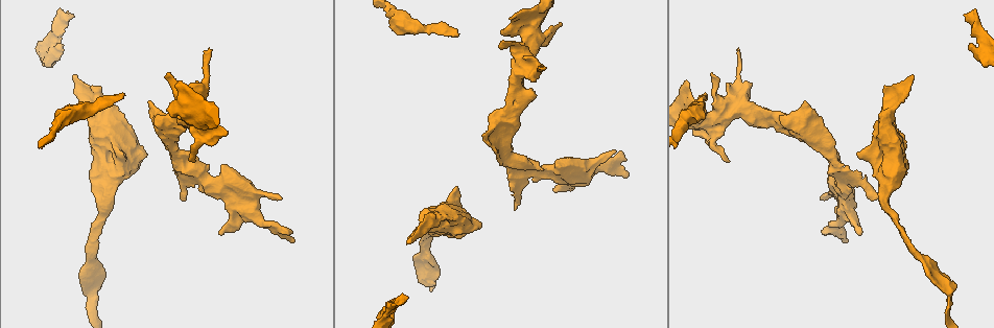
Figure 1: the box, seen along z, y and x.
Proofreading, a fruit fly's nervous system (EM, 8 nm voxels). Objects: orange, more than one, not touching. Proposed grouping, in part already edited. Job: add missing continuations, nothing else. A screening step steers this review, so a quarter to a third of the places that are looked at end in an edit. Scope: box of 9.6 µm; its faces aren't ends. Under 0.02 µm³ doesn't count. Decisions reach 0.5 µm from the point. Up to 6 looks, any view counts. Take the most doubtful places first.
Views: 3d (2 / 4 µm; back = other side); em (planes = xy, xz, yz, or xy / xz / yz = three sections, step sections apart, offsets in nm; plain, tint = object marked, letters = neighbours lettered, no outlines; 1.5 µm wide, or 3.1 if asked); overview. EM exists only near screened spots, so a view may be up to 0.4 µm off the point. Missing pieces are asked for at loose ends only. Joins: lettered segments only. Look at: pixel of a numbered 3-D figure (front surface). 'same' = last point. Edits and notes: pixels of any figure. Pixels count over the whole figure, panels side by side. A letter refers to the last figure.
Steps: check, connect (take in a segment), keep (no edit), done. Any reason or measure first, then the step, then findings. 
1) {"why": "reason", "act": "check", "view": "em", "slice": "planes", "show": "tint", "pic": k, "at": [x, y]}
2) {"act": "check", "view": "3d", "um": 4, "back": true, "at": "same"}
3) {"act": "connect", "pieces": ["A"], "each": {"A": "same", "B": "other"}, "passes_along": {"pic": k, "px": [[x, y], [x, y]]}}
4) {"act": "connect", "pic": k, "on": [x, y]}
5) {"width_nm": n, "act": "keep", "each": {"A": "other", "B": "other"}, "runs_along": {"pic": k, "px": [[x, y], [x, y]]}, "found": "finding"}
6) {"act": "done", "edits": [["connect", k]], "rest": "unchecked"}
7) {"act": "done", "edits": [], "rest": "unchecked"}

{"why": "free end", "act": "check", "view": "3d", "um": 4, "back": true, "pic": 1, "at": [73, 76]}

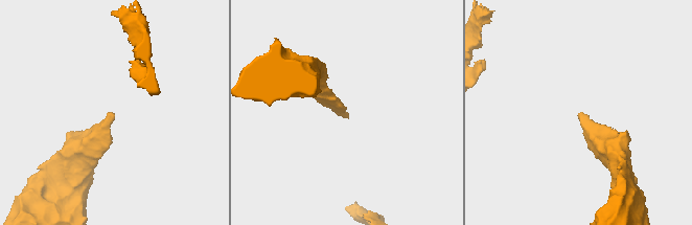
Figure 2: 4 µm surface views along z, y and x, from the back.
{"act": "check", "view": "em", "slice": "xz", "step": 4, "show": "letters", "pic": 2, "at": [346, 117]}

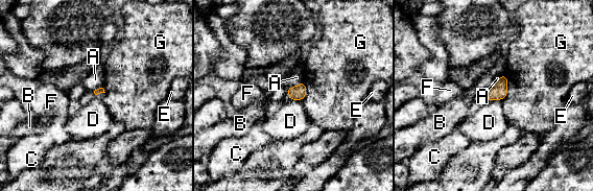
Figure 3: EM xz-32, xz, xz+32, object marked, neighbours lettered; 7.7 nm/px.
{"why": "another direction", "act": "check", "view": "em", "slice": "planes", "show": "letters", "at": "same"}

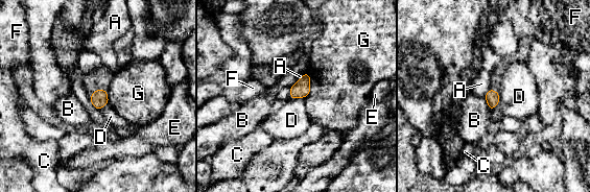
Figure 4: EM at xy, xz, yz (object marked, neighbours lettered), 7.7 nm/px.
{"act": "keep", "each": {"A": "other", "B": "other", "C": "other", "D": "other", "E": "other", "F": "other", "G": "other"}, "border": {"pic": 4, "px": [[290, 97], [304, 98]]}, "found": "none of them fits"}

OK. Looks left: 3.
{"why": "branch stops here", "act": "check", "view": "3d", "um": 4, "back": true, "pic": 1, "at": [729, 84]}

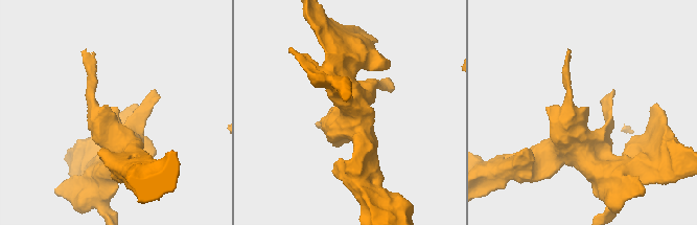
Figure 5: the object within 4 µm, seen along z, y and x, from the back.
{"act": "check", "view": "em", "slice": "xy", "step": 4, "show": "tint", "pic": 5, "at": [588, 110]}

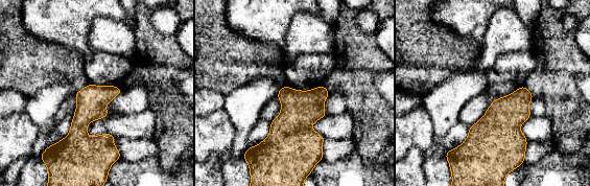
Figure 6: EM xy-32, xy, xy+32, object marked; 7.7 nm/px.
{"act": "check", "view": "em", "slice": "planes", "show": "letters", "at": "same"}

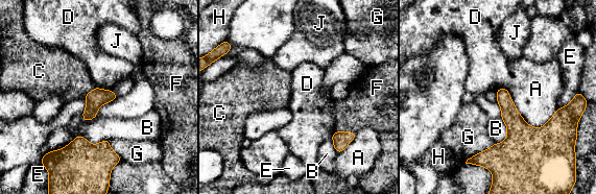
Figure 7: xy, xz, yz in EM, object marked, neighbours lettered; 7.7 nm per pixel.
{"act": "keep", "each": {"A": "other", "B": "other", "C": "other", "D": "other", "E": "other", "F": "other", "G": "other", "H": "other", "J": "other"}, "border": {"pic": 7, "px": [[96, 87], [82, 97]]}, "found": "none of them fits"}

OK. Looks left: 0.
{"act": "done", "edits": [], "rest": "unchecked"}

